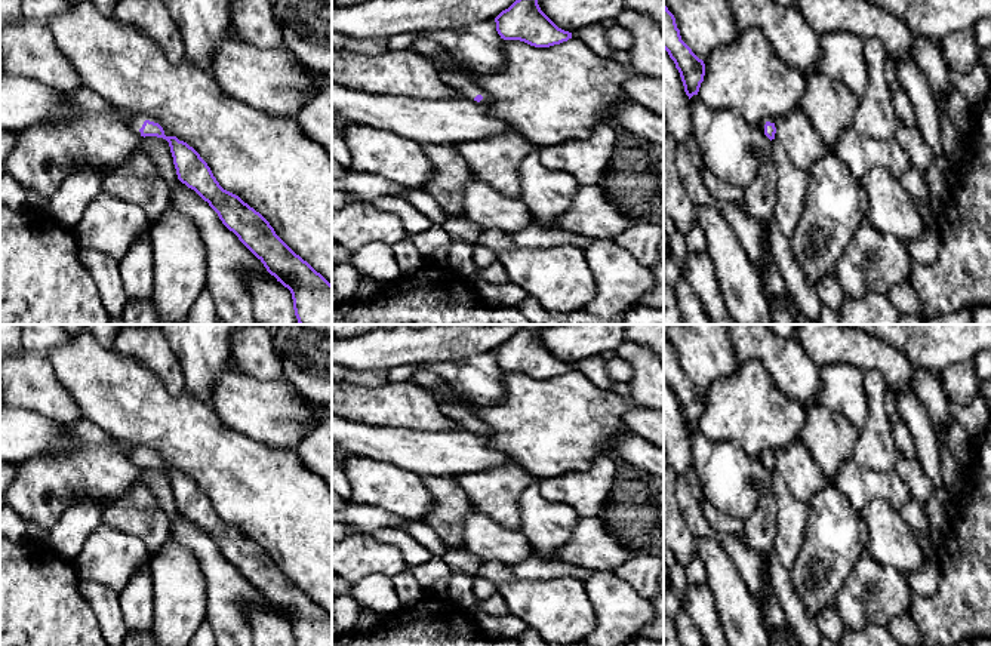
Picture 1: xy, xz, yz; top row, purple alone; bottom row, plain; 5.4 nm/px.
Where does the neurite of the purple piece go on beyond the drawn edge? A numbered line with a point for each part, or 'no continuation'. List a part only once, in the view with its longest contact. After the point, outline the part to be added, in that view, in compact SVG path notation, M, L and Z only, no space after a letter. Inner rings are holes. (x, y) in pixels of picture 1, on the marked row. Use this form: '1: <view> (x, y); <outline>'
1: xy (137, 120); M138 113L138 114L133 114L129 120L127 120L127 126L129 129L136 133L136 135L141 135L139 129L142 127L144 121L145 120L150 120L150 121L154 121L154 123L159 123L157 120L142 114L142 113Z

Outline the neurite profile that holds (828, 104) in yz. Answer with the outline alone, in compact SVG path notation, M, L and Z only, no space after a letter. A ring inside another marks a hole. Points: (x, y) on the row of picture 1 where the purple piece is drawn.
M821 73L806 77L804 93L798 102L818 136L830 151L840 135L853 127L859 98L843 83Z

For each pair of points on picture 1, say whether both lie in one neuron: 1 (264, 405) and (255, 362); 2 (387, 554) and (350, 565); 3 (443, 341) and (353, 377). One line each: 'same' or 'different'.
1: different
2: same
3: different

